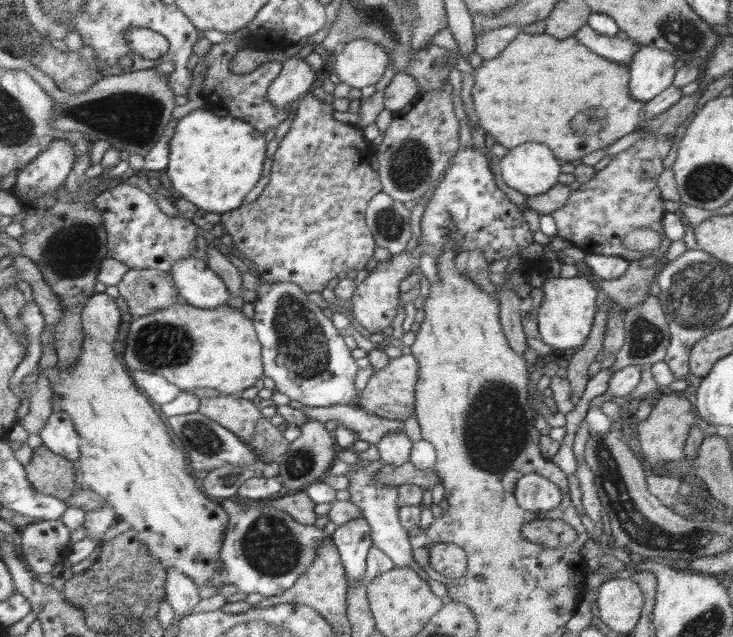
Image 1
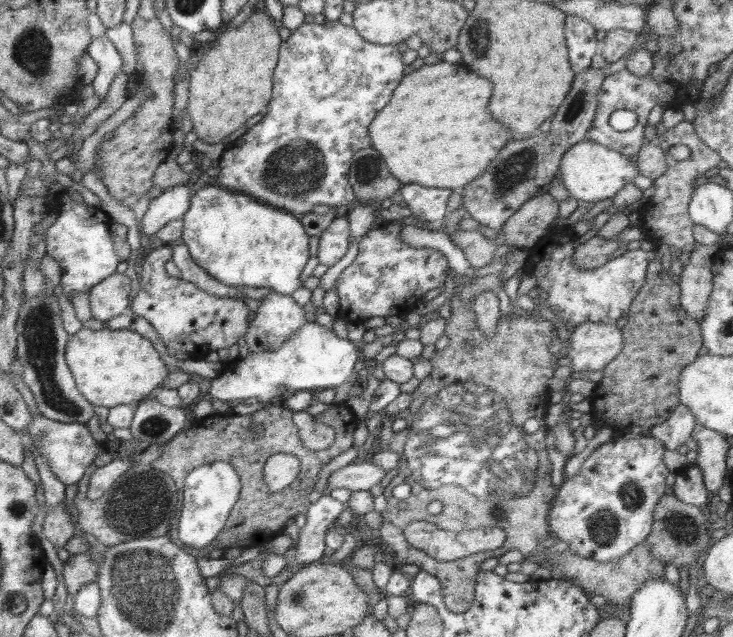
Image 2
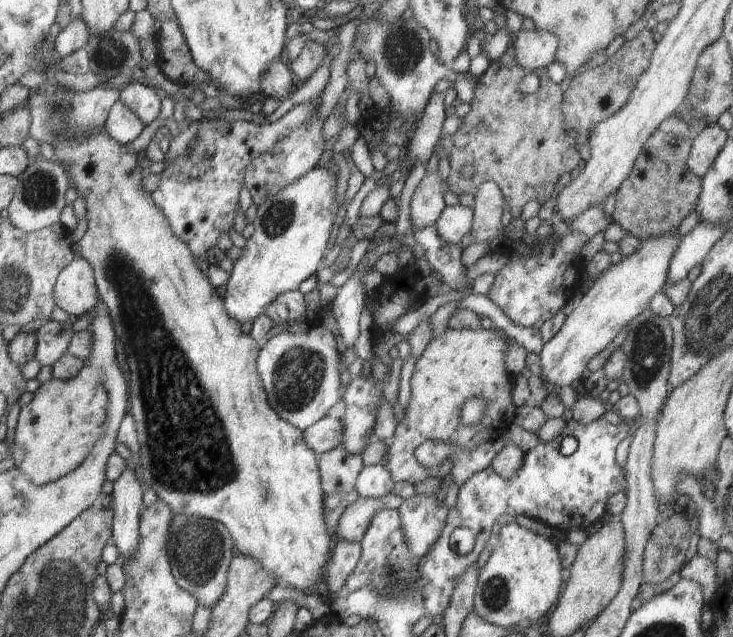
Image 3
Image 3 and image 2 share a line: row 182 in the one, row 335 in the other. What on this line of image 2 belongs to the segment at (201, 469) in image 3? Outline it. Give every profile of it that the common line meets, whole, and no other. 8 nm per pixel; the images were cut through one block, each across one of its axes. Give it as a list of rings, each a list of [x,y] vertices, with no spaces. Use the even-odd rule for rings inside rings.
[[[83,326],[69,337],[65,348],[65,361],[82,396],[93,406],[103,406],[109,409],[122,404],[138,404],[151,393],[155,394],[169,374],[168,359],[154,348],[150,340],[133,330],[126,329],[93,330]]]

